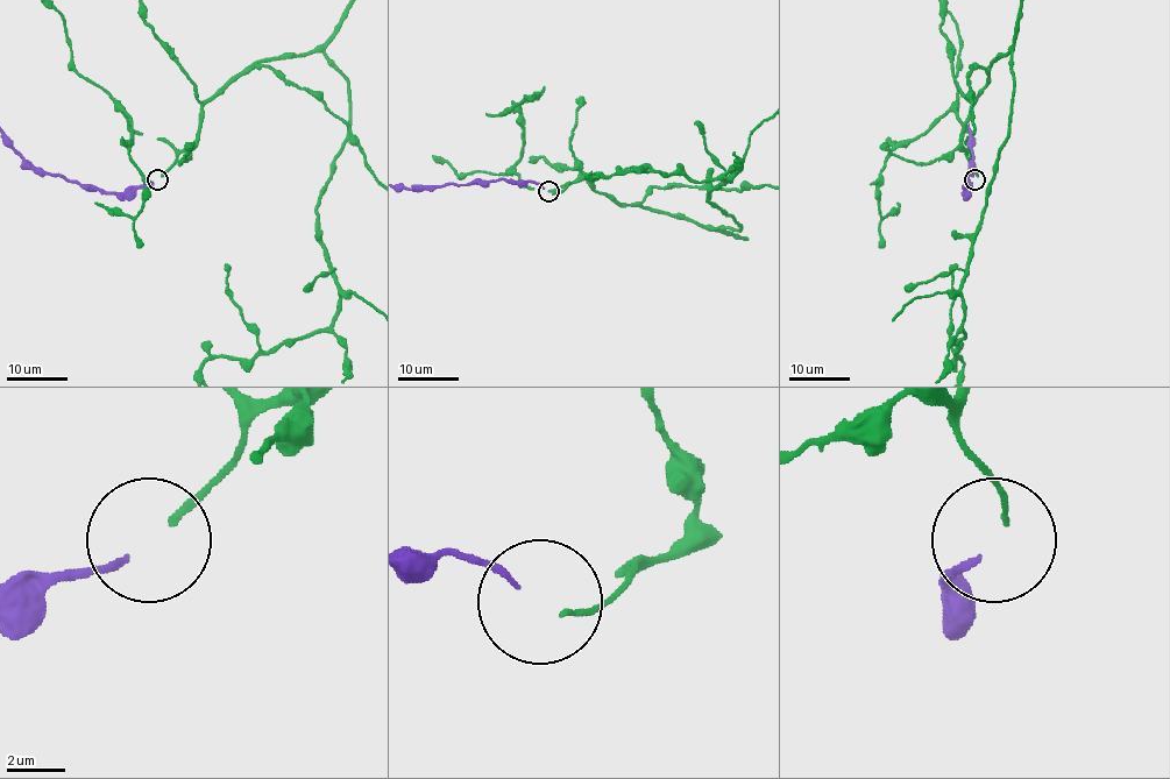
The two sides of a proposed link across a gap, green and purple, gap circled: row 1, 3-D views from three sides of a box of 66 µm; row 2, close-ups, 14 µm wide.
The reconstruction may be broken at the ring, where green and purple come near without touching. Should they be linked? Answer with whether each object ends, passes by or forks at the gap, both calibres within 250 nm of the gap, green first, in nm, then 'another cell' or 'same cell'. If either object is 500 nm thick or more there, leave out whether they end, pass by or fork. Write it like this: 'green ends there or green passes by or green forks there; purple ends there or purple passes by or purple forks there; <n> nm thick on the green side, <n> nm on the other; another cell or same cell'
green ends there; purple ends there; 200 nm thick on the green side, 220 nm on the other; same cell

